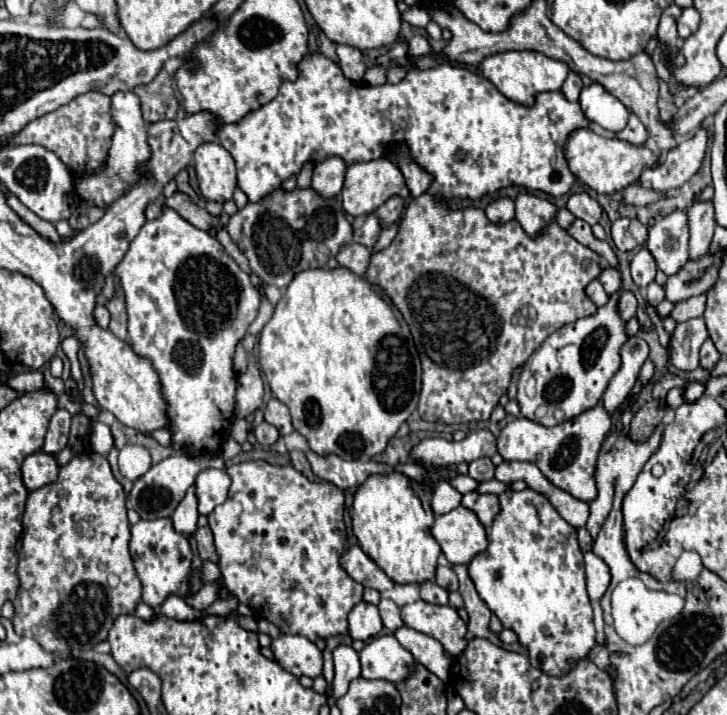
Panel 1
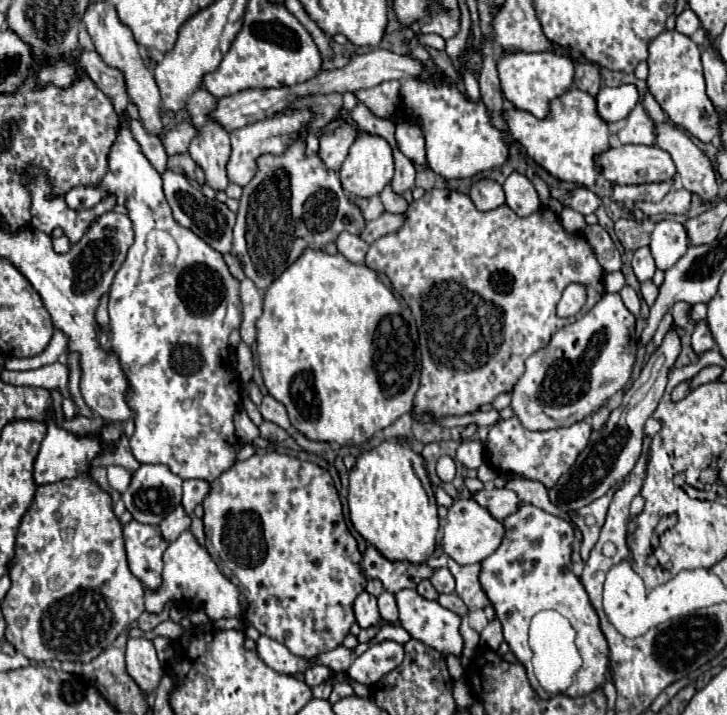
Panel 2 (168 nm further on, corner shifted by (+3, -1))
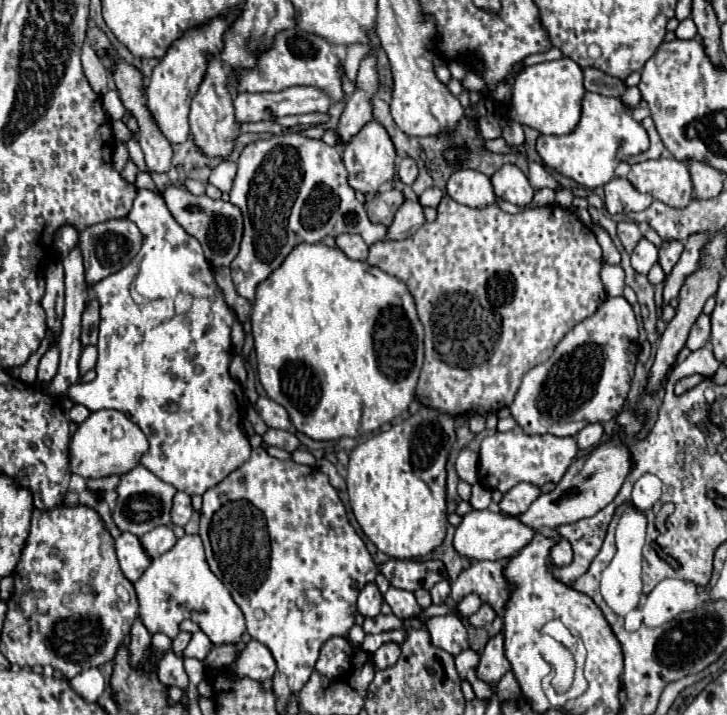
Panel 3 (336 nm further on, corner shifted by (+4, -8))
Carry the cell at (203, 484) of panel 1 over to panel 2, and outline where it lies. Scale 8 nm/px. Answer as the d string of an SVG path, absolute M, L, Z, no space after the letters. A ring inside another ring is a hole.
M184 481L184 495L182 495L182 507L188 515L192 515L194 507L204 501L208 495L208 483L206 481Z

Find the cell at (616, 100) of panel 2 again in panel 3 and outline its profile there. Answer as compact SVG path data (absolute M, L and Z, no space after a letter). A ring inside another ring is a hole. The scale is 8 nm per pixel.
M627 88L627 92L621 96L621 102L627 106L627 108L637 108L639 102L641 102L641 92L639 88Z

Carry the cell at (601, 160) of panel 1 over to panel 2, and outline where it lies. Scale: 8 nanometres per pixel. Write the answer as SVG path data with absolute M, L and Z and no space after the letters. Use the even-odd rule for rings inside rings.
M622 145L604 151L596 163L604 169L604 177L610 183L620 185L642 185L672 181L676 177L676 167L664 149L656 145Z

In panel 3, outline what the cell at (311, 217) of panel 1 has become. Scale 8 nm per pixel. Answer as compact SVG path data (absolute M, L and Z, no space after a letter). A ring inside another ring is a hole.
M283 134L269 140L259 140L249 144L237 162L237 176L231 188L231 204L235 204L243 214L243 238L241 248L235 260L231 262L233 282L237 292L249 302L255 300L257 286L283 264L289 252L307 242L319 244L325 236L337 238L339 234L359 234L371 246L385 236L383 224L373 224L367 218L365 204L355 198L355 192L347 184L347 170L341 160L341 152L333 146L327 146L321 140L313 140L301 134Z

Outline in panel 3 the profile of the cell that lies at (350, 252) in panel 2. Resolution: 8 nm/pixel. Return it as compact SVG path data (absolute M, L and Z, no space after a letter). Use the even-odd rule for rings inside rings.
M341 234L337 238L337 248L343 250L343 254L351 260L361 260L361 262L367 260L367 250L369 248L363 242L363 238L357 236L357 234Z

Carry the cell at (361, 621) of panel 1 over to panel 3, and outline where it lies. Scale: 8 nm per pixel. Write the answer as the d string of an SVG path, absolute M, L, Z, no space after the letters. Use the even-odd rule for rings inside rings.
M371 582L371 584L367 584L367 586L359 592L357 612L359 612L363 618L375 618L375 616L379 616L381 604L383 604L383 596L379 594L377 586Z

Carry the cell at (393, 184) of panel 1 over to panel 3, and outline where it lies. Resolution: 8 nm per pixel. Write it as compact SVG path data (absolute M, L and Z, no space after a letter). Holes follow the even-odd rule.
M369 122L361 132L343 148L343 162L349 172L349 186L361 194L375 194L385 182L395 176L395 146L387 130L379 122Z

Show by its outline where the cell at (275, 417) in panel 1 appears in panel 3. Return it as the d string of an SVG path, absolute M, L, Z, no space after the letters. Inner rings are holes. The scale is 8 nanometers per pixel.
M259 398L255 404L255 410L259 412L259 416L265 420L265 424L269 428L279 428L279 430L289 430L291 428L291 420L287 410L273 402L271 398Z

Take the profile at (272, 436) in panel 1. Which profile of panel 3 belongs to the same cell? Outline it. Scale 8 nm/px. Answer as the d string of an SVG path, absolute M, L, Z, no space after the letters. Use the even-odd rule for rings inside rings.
M269 428L269 430L263 434L263 442L269 444L269 446L283 448L283 450L287 450L287 452L293 452L295 448L299 448L299 440L295 438L295 434L285 432L285 430L275 430L275 428Z

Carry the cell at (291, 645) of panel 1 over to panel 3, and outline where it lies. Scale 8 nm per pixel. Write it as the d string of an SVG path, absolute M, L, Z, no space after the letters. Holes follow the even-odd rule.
M251 640L247 648L239 654L235 672L239 676L249 676L253 680L265 682L275 674L275 658L271 656L271 650L265 644Z

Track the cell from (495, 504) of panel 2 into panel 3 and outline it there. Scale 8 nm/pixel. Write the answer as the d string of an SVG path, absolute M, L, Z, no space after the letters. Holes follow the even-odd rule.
M517 484L515 488L511 488L509 492L503 494L501 502L497 504L501 512L511 514L511 516L521 516L523 512L527 512L527 508L531 506L531 502L541 494L539 488L531 486L531 484Z

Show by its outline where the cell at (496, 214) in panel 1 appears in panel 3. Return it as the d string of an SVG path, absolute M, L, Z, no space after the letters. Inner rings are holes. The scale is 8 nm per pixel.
M459 168L451 174L447 182L447 194L459 204L471 208L485 208L495 202L491 180L485 174L469 168Z

